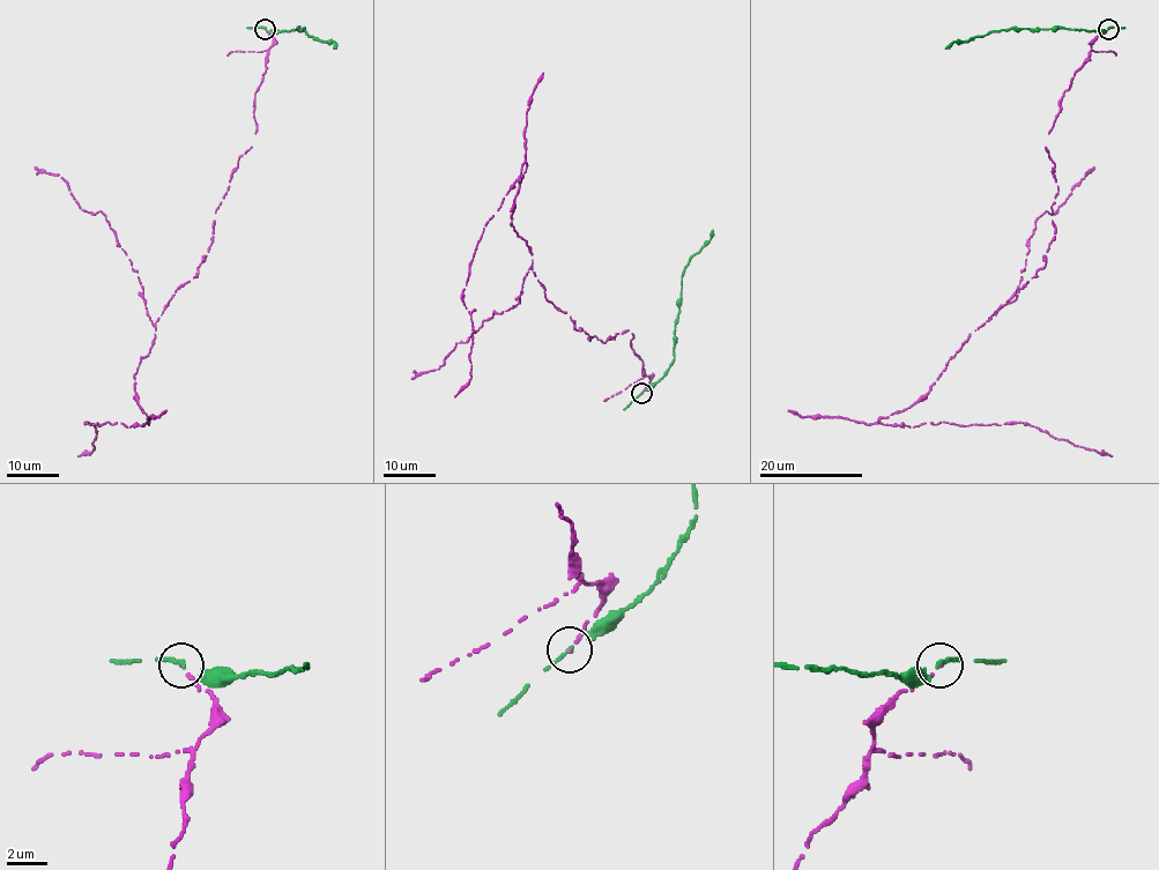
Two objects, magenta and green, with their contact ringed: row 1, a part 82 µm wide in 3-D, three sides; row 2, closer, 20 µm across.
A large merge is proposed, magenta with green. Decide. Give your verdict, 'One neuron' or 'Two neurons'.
Two neurons

